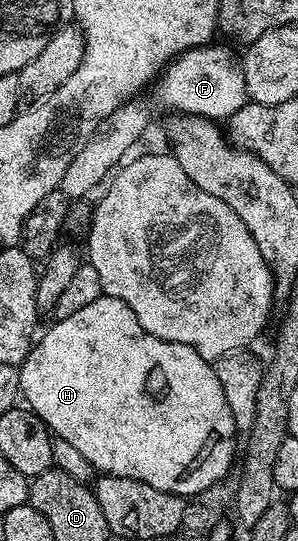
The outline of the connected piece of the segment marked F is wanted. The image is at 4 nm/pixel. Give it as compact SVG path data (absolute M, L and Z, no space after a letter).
M208 44L186 50L169 62L157 87L162 100L178 113L201 115L212 120L229 120L248 102L248 88L240 55L225 46Z

